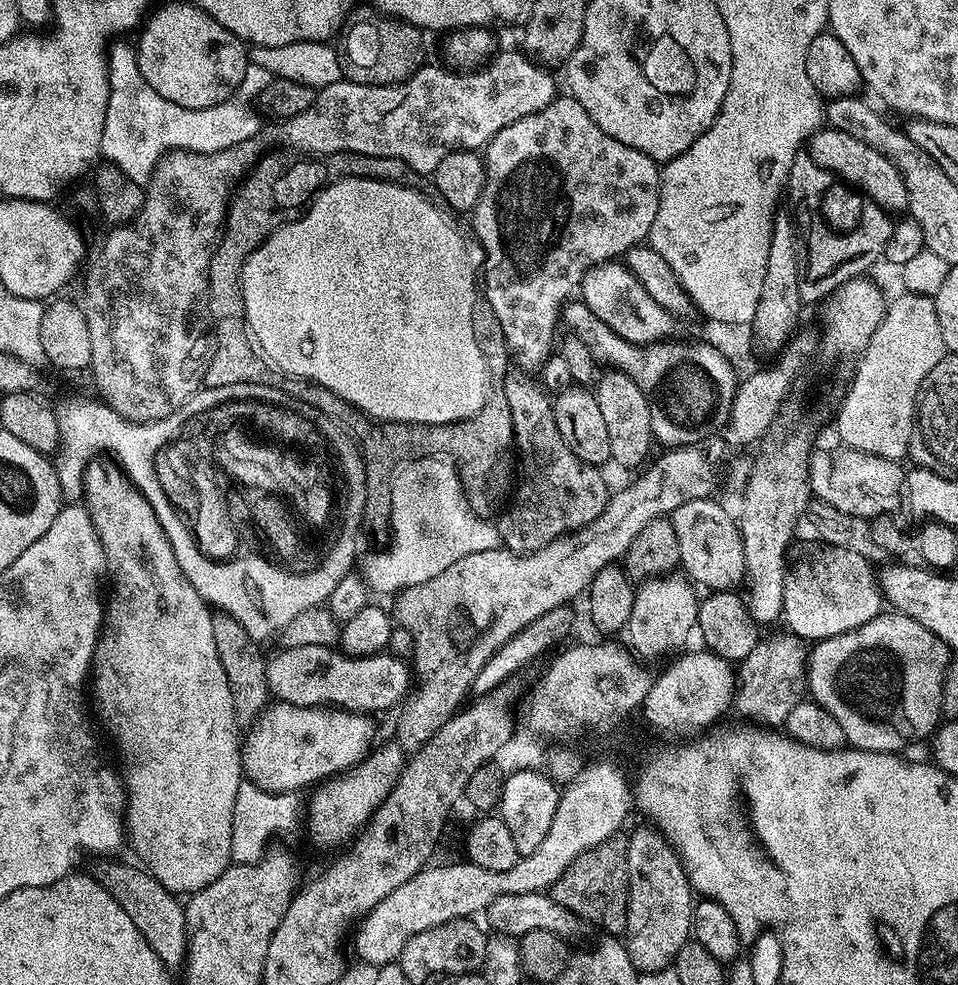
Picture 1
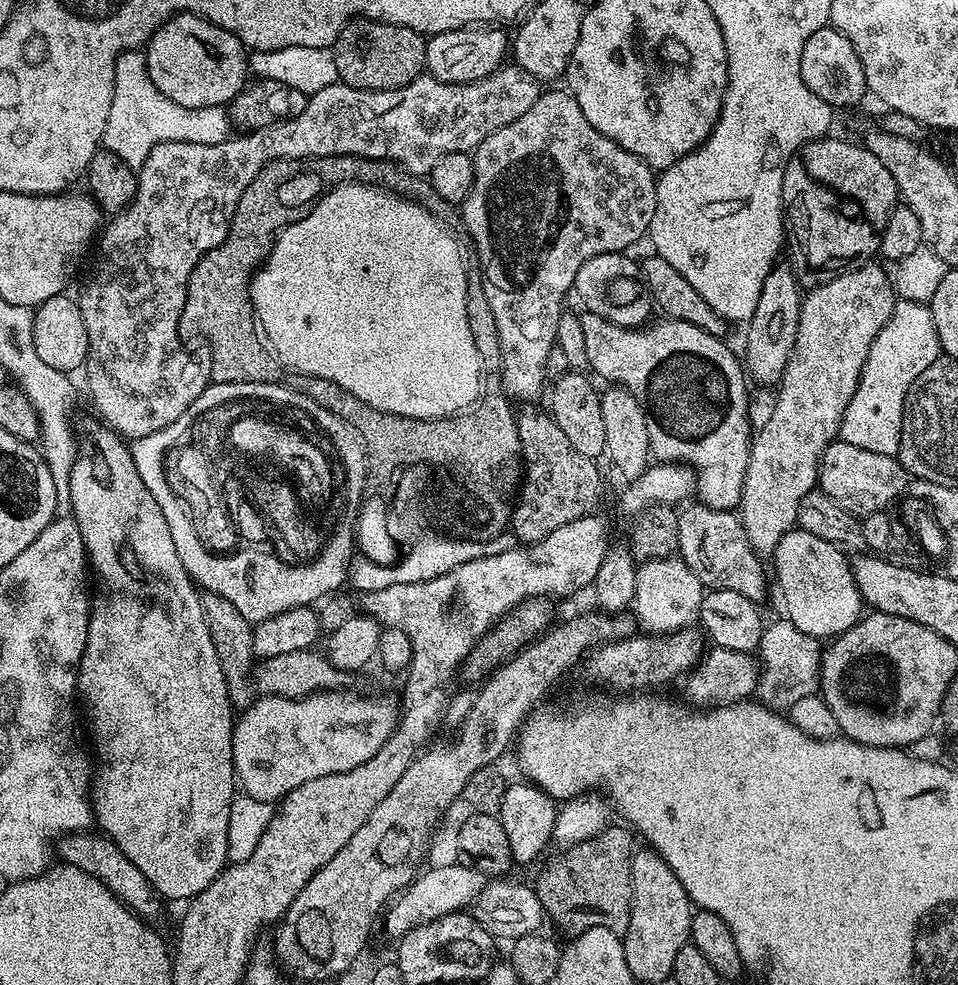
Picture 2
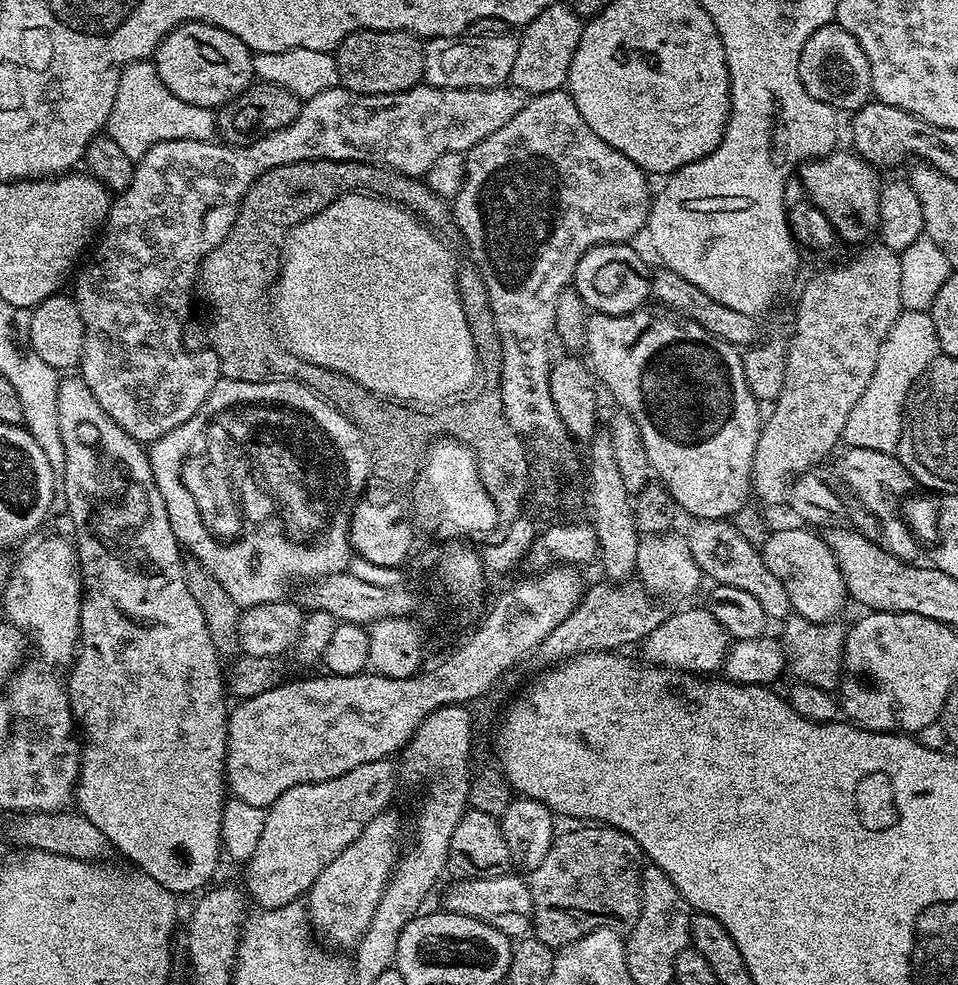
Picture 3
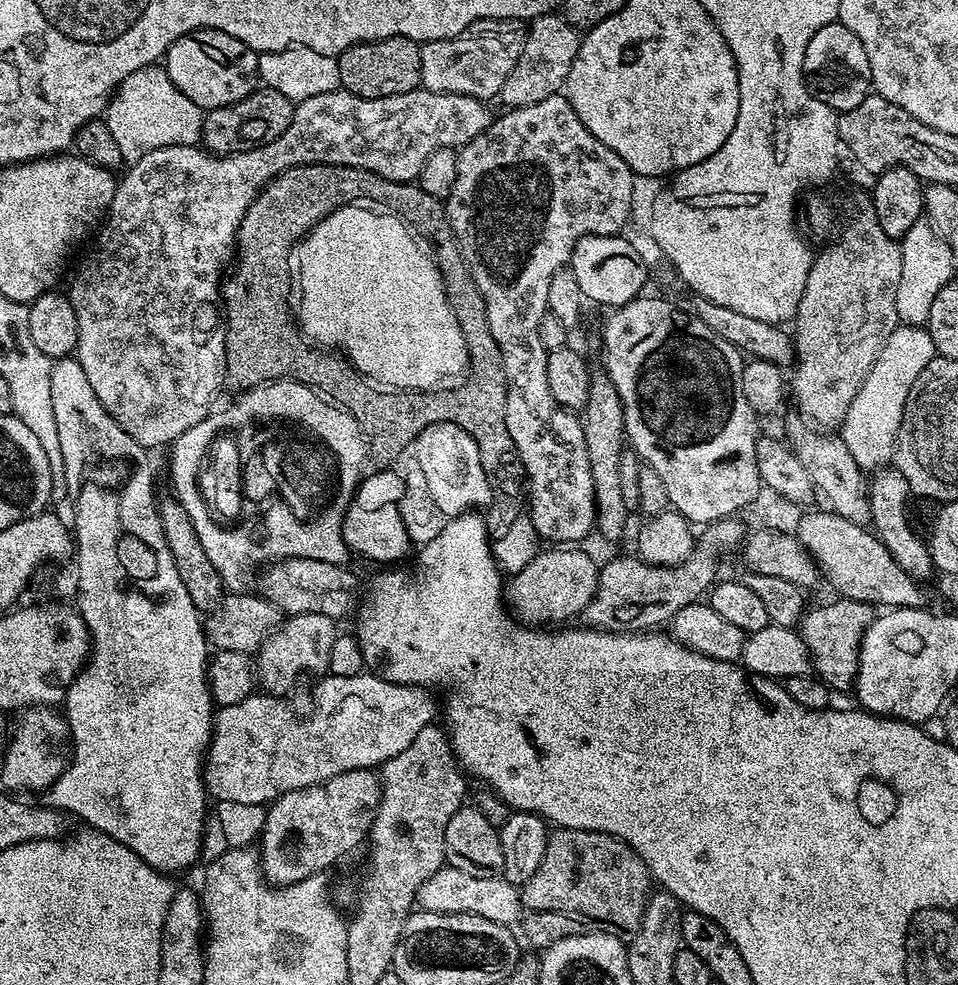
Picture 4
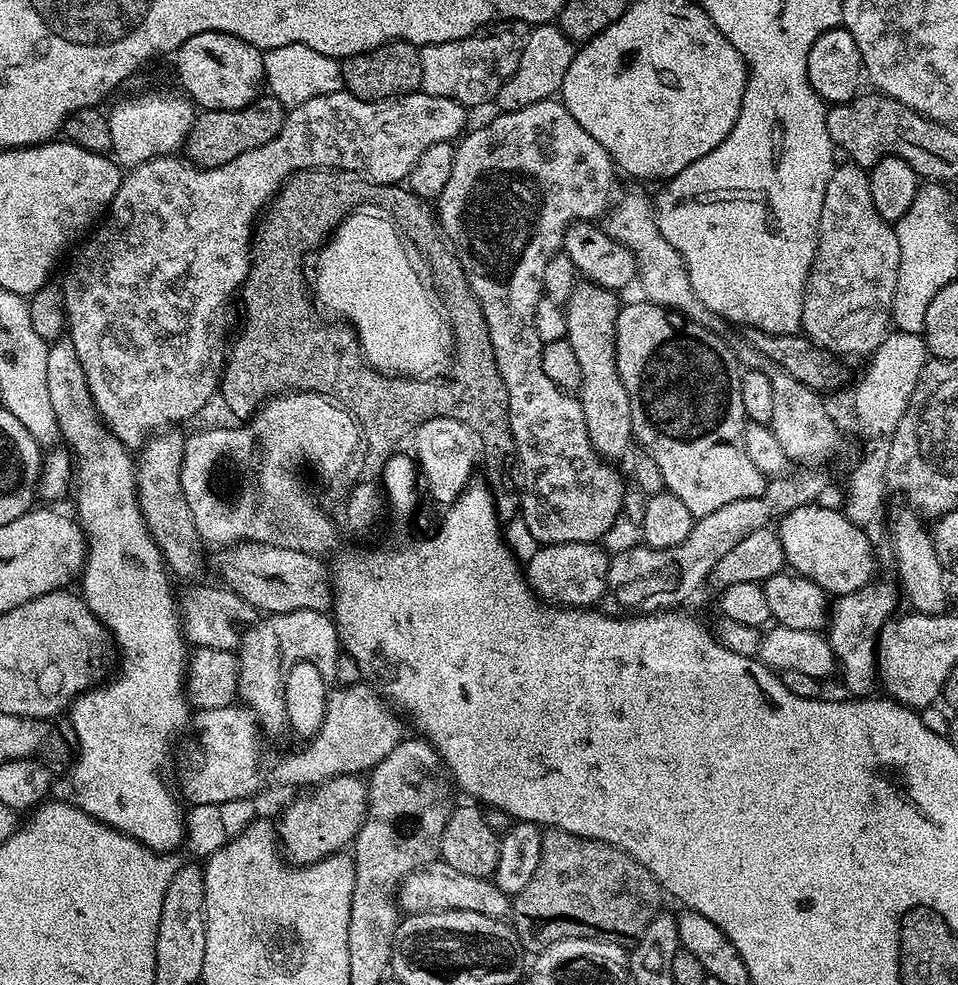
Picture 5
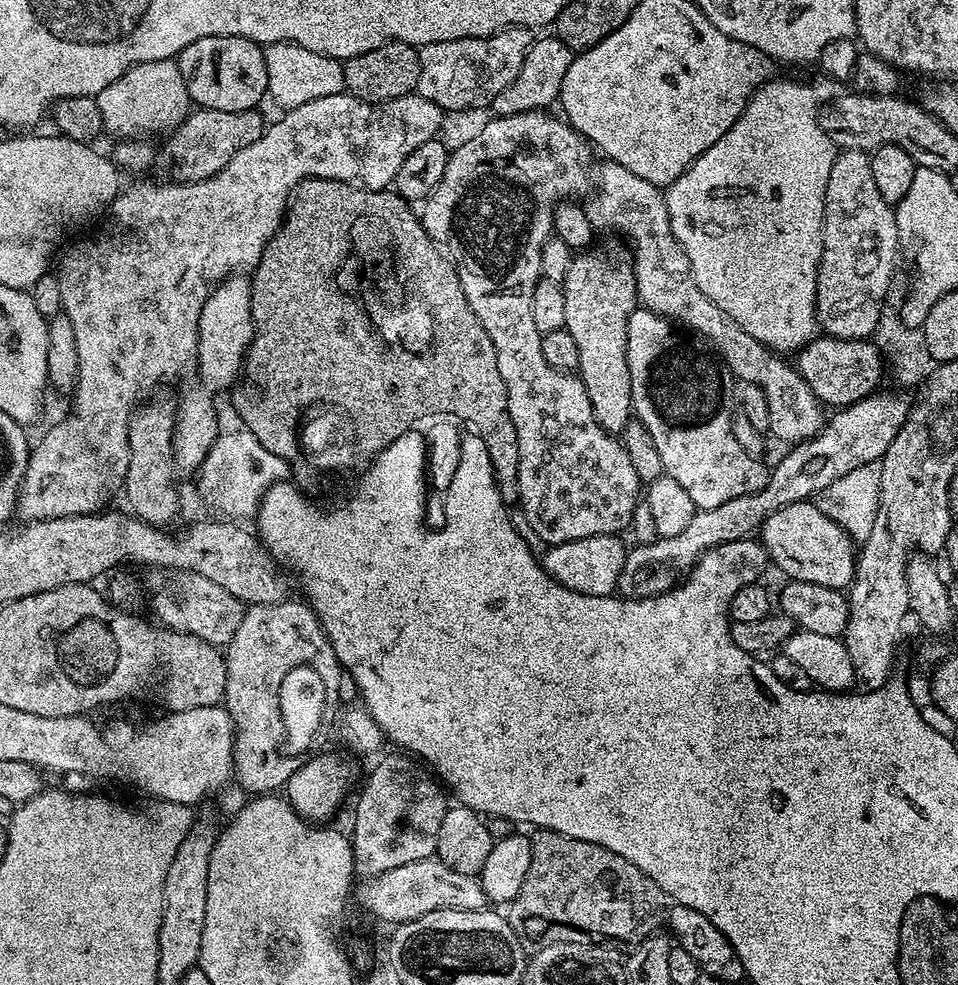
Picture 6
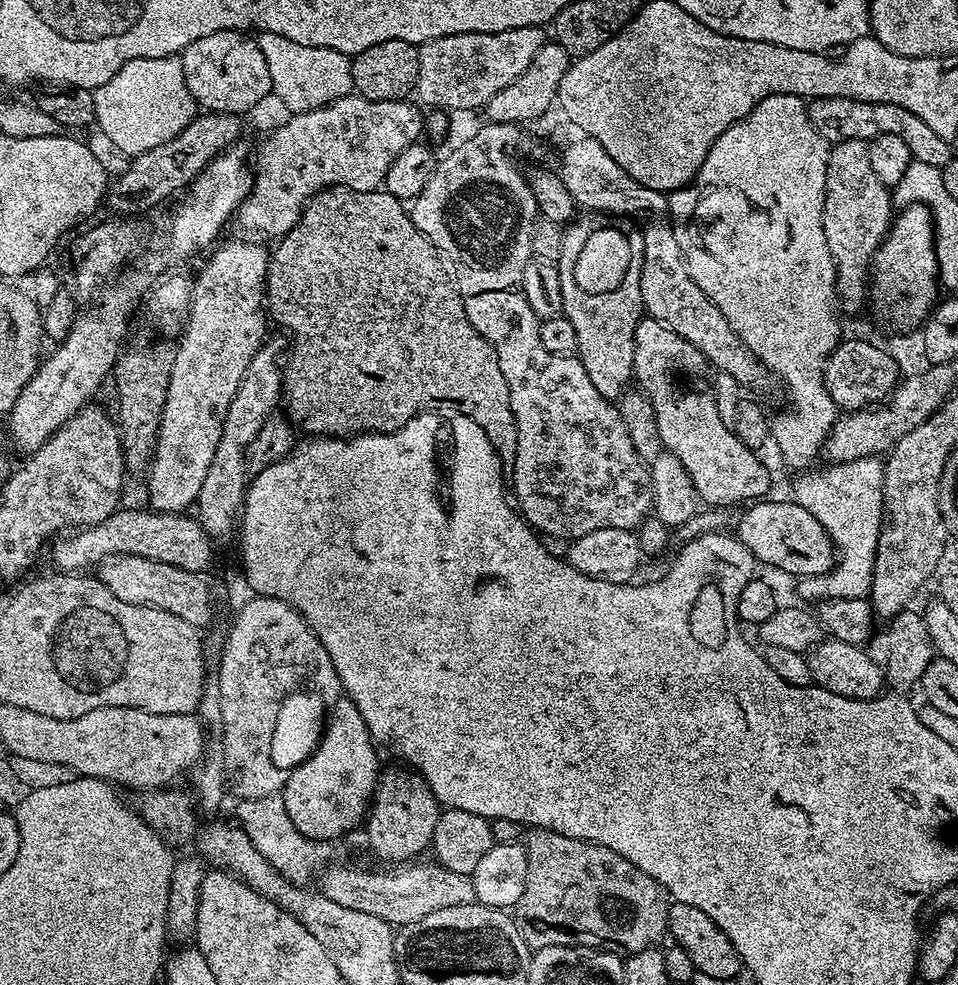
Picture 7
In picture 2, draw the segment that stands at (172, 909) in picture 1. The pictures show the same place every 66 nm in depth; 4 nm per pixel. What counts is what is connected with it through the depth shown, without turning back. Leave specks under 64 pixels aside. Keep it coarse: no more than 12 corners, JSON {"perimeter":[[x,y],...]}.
{"perimeter":[[103,834],[59,837],[63,863],[98,878],[138,916],[162,900]]}

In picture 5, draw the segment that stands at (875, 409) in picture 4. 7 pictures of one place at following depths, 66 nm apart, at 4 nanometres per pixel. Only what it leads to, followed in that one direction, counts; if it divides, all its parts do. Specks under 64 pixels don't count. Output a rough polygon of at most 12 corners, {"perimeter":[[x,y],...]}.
{"perimeter":[[892,330],[867,361],[852,412],[887,469],[888,439],[929,359],[923,335]]}

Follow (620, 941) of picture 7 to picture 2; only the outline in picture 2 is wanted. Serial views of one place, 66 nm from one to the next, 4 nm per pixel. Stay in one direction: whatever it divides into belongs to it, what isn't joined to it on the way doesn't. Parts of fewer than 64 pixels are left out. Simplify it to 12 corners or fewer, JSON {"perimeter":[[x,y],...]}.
{"perimeter":[[604,826],[534,881],[567,934],[630,926],[638,844]]}

